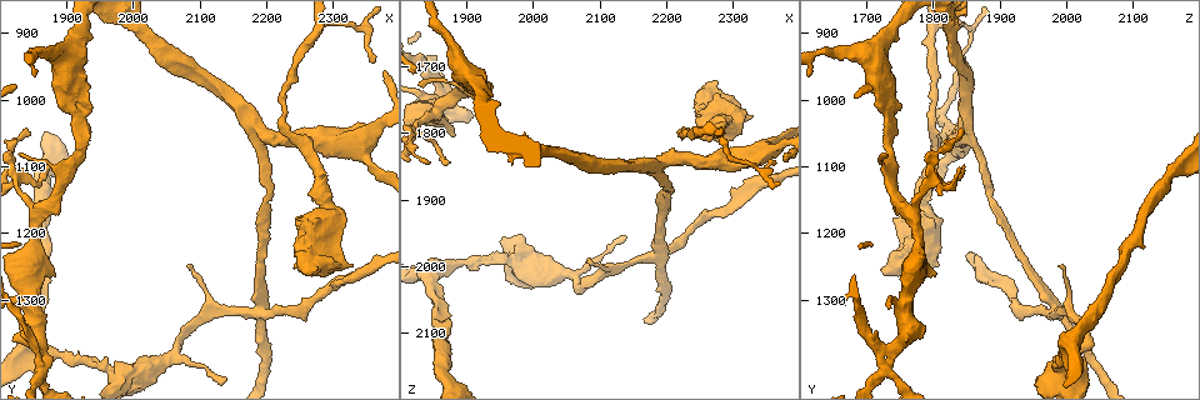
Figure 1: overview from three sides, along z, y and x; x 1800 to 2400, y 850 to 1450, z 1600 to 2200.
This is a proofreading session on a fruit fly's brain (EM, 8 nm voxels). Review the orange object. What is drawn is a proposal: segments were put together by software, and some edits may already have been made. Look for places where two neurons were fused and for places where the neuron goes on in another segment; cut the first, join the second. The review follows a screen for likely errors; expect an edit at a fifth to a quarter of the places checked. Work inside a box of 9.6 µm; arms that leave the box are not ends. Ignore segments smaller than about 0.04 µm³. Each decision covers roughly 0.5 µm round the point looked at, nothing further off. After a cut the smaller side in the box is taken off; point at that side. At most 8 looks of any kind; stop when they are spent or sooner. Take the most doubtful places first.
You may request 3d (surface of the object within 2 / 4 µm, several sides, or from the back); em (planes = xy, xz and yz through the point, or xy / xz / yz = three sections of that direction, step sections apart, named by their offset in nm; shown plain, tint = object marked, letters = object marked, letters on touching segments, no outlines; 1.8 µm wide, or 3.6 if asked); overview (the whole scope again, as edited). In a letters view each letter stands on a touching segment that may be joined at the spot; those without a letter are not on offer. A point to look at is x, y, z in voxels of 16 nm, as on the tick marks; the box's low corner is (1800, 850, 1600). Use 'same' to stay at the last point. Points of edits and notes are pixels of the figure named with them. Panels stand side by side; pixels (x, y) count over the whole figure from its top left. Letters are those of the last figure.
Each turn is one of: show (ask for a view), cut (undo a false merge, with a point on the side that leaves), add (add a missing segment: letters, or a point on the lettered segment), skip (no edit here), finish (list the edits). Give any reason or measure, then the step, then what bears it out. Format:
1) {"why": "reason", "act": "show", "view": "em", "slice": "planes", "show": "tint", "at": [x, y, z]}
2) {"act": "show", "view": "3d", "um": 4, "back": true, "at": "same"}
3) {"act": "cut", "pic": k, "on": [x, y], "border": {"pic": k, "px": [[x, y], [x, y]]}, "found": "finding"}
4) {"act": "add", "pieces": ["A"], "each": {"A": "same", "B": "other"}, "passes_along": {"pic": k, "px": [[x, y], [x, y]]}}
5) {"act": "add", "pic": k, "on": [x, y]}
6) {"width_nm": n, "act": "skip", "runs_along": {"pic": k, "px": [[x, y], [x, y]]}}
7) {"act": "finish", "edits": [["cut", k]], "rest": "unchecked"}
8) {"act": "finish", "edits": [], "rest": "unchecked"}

{"act": "show", "view": "em", "slice": "planes", "show": "tint", "at": [2190, 1320, 1980]}

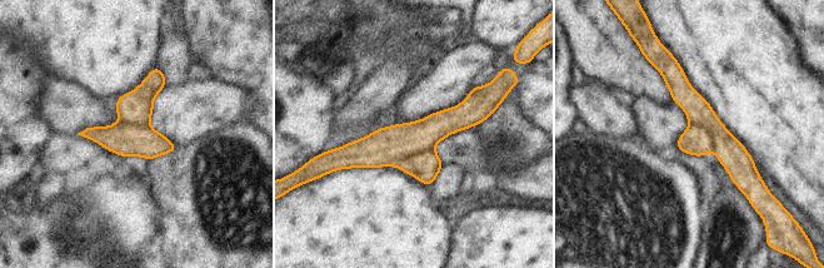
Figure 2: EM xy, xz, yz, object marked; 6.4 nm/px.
{"why": "what lies round it", "act": "show", "view": "em", "slice": "planes", "show": "letters", "at": "same"}

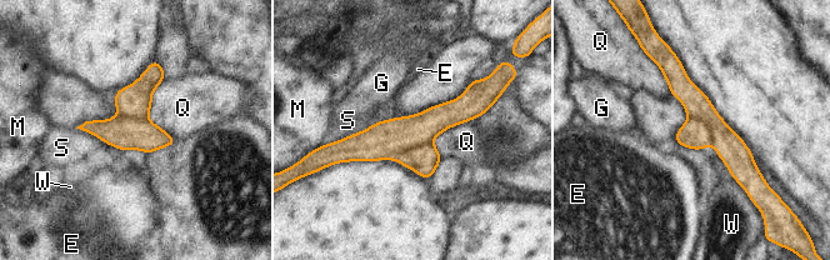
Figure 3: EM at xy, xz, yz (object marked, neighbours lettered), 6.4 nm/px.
{"width_nm": 240, "act": "cut", "pic": 3, "on": [694, 134], "each": {"E": "other", "G": "other", "M": "other", "Q": "other", "S": "other", "W": "other"}, "border": {"pic": 3, "px": [[688, 116], [708, 126], [713, 144]]}, "found": "a second neuron is stuck on"}

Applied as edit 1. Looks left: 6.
{"why": "see it whole again", "act": "show", "view": "overview"}

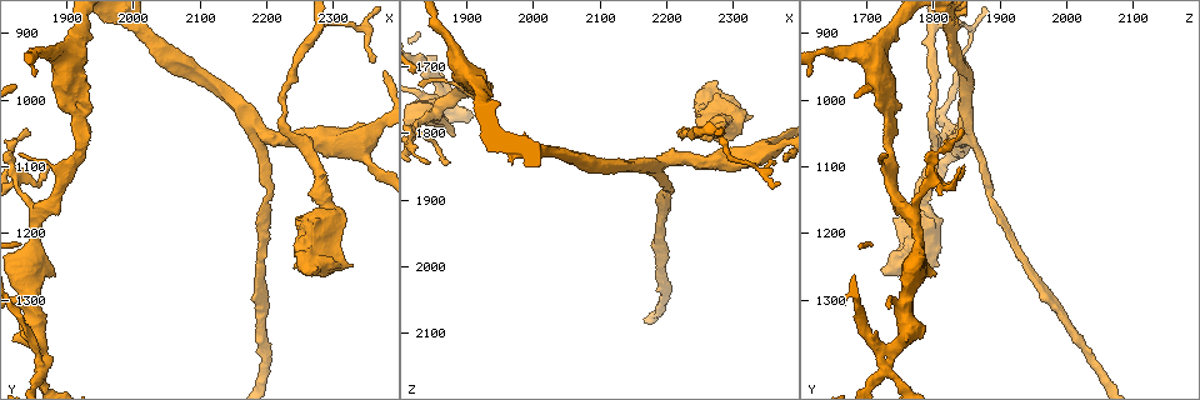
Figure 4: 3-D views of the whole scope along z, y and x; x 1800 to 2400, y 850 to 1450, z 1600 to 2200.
{"why": "branch stops here", "act": "show", "view": "em", "slice": "planes", "show": "letters", "at": [1845, 1045, 1845]}

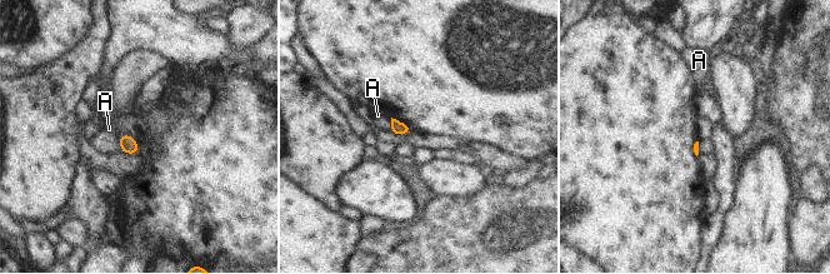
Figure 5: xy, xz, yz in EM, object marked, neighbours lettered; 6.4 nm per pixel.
{"act": "skip", "each": {"A": "other"}, "found": "no lettered segment goes on from it"}

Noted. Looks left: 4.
{"why": "thick turns thin", "act": "show", "view": "em", "slice": "xy", "step": 4, "show": "tint", "at": [2290, 1175, 1785]}

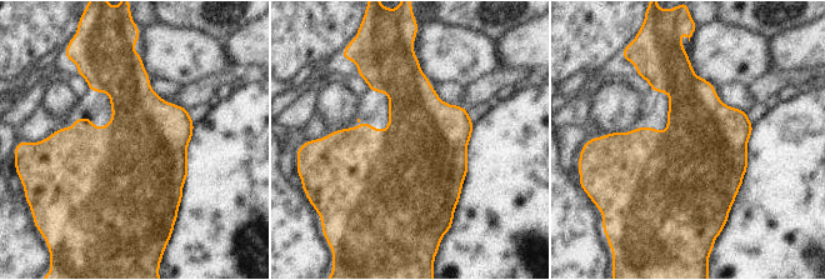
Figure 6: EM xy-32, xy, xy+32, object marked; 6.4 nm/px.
{"why": "another direction", "act": "show", "view": "em", "slice": "planes", "show": "letters", "at": "same"}

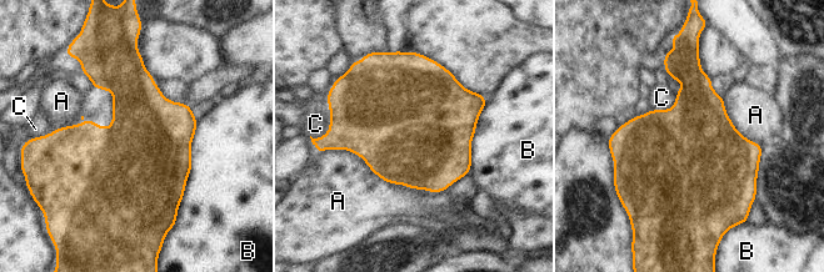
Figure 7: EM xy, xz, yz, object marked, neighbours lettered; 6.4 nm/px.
{"longest_contact_nm": ["A", 800], "act": "skip", "each": {"A": "other", "B": "other", "C": "other"}, "border": {"pic": 7, "px": [[677, 95], [669, 109], [650, 110]]}, "found": "continuous, no second neuron"}

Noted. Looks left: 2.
{"act": "finish", "edits": [["cut", 3]], "rest": "unchecked"}

